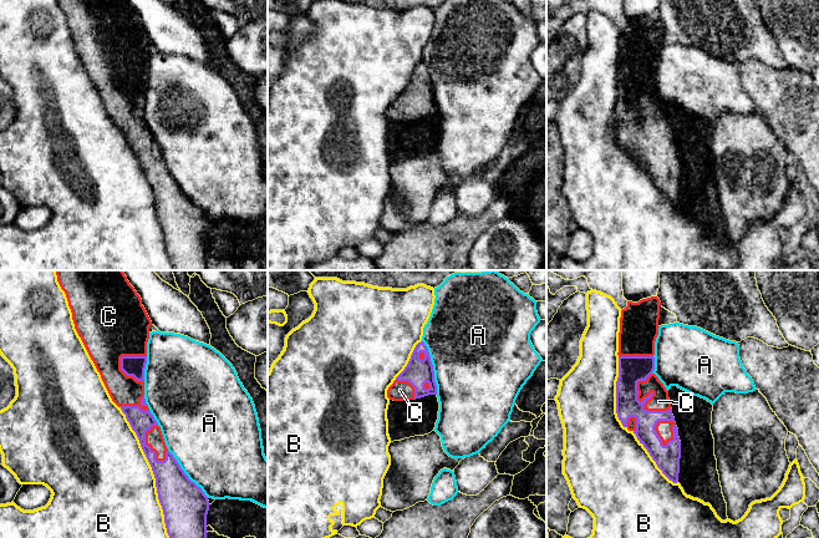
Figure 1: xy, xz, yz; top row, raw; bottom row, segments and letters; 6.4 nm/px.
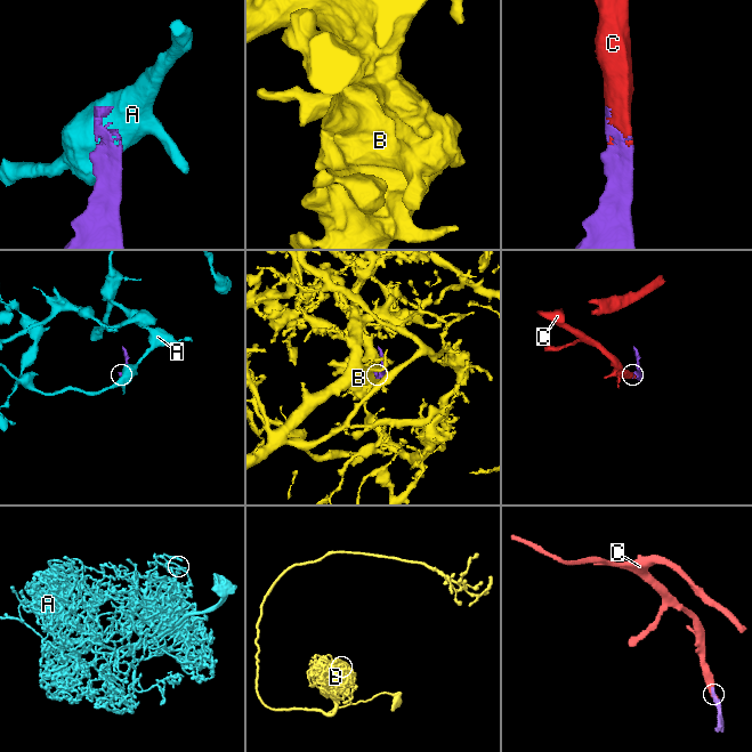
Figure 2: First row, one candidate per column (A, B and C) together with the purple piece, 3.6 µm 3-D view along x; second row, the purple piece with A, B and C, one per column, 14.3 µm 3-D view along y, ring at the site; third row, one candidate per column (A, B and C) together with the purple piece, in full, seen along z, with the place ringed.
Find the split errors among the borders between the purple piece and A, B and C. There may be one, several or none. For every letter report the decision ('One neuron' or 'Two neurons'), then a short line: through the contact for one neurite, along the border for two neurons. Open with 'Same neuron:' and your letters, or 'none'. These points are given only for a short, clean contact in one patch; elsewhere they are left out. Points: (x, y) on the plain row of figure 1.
Same neuron: C
A: Two neurons
B: Two neurons
C: One neuron

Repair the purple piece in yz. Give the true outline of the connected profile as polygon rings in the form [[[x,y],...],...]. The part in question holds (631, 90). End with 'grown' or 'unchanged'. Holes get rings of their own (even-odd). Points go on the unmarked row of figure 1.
[[[651,17],[639,24],[627,22],[627,27],[621,31],[616,134],[622,147],[636,156],[662,194],[670,202],[677,204],[681,179],[678,149],[672,136],[668,112],[653,95],[660,27],[660,20]]]; grown

